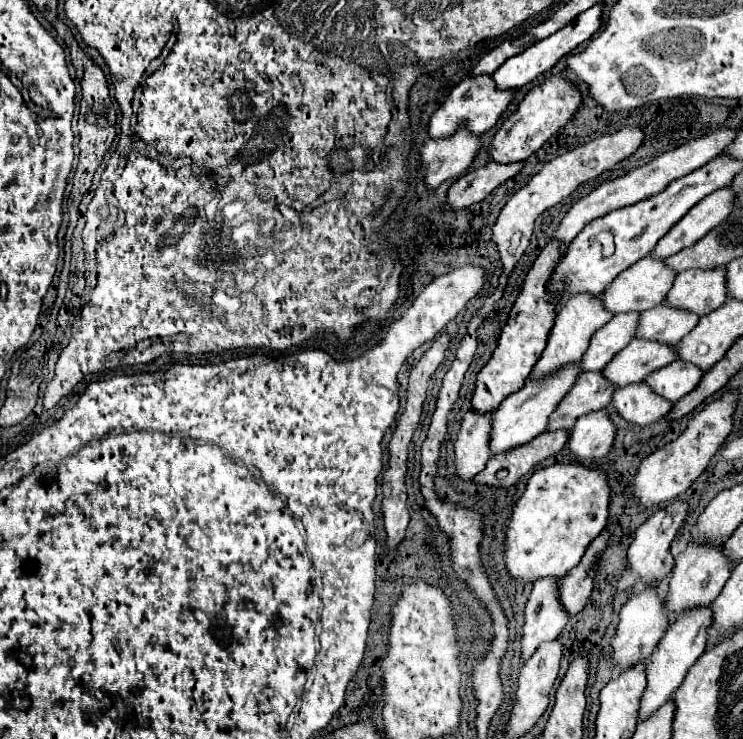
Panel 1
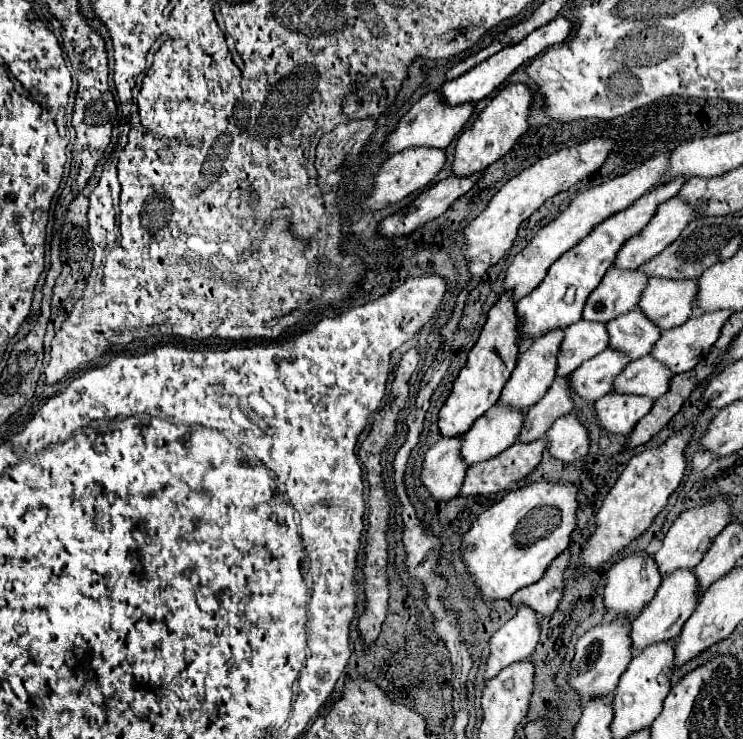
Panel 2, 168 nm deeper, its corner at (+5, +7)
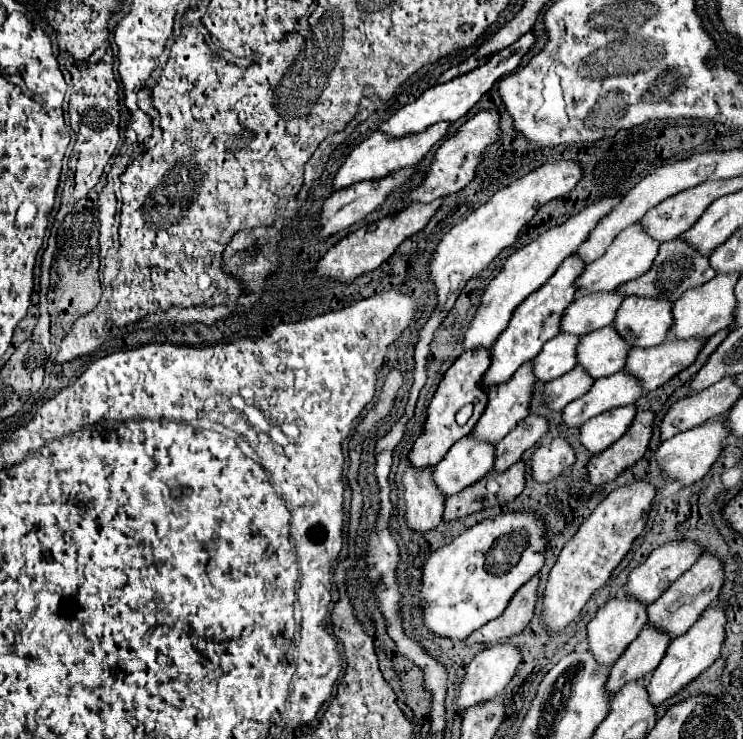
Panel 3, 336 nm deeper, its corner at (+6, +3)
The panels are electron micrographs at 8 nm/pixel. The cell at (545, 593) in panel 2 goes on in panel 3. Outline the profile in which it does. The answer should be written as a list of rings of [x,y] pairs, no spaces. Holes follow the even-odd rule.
[[[534,575],[526,585],[522,585],[522,589],[514,595],[514,599],[506,607],[506,611],[498,619],[492,619],[490,623],[486,623],[478,631],[474,631],[474,635],[470,635],[470,639],[468,639],[468,645],[482,643],[482,641],[492,645],[500,639],[508,639],[516,633],[520,633],[522,629],[526,629],[536,611],[538,581],[540,581],[538,575]]]

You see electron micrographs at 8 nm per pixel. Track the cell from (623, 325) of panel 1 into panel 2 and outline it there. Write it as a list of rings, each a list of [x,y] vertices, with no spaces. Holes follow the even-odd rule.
[[[581,319],[579,323],[567,327],[563,333],[565,337],[557,353],[557,377],[571,375],[571,371],[575,371],[583,361],[607,349],[607,329],[603,323]]]

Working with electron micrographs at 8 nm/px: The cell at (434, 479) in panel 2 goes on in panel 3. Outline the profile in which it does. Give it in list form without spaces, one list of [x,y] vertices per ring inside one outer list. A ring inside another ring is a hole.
[[[408,467],[404,477],[406,523],[414,531],[428,531],[442,521],[446,497],[434,483],[434,467]]]

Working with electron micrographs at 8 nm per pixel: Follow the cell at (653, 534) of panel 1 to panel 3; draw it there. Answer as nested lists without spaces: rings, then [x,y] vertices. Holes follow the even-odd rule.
[[[618,593],[610,597],[594,615],[594,619],[588,623],[588,649],[594,653],[594,657],[600,663],[612,665],[616,659],[624,653],[624,649],[636,639],[638,631],[648,621],[648,605],[640,603],[638,599],[630,599],[626,593]]]

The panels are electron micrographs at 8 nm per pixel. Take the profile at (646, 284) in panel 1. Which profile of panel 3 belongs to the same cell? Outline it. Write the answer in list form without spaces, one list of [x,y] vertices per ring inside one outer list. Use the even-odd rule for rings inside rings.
[[[598,291],[578,295],[562,317],[562,331],[572,335],[588,335],[594,329],[612,325],[624,295],[618,291]]]

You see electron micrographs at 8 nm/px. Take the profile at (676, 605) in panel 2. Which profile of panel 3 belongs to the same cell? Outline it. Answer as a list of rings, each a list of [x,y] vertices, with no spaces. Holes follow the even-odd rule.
[[[650,623],[642,627],[638,639],[626,647],[620,659],[612,665],[608,677],[608,691],[616,693],[630,679],[648,679],[652,671],[664,657],[664,651],[670,643],[670,635]]]

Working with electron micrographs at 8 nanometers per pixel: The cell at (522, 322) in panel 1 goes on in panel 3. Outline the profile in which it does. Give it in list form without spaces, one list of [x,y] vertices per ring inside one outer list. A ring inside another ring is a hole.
[[[478,347],[476,351],[472,351],[472,349],[464,351],[456,359],[456,363],[444,373],[444,379],[440,381],[438,391],[434,393],[434,399],[430,401],[430,407],[428,407],[428,419],[426,419],[426,425],[424,425],[424,433],[416,439],[416,443],[410,451],[410,461],[412,461],[414,467],[436,465],[438,461],[442,461],[446,451],[458,439],[462,439],[464,435],[468,435],[474,429],[474,425],[478,423],[478,417],[486,409],[486,401],[488,401],[488,391],[482,387],[482,375],[486,375],[486,367],[490,367],[490,349]],[[464,405],[472,405],[474,411],[464,425],[458,425],[456,413]]]

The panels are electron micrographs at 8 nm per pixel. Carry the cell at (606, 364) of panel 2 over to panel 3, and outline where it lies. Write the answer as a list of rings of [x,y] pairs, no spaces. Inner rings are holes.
[[[576,365],[570,373],[546,383],[544,393],[546,393],[546,403],[556,409],[562,411],[568,403],[572,403],[574,399],[586,395],[590,391],[590,387],[594,385],[592,375],[586,373],[584,367]]]

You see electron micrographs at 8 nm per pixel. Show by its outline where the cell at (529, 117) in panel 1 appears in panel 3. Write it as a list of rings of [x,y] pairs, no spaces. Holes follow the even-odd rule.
[[[488,109],[488,111],[478,111],[472,119],[468,119],[456,135],[452,135],[450,139],[446,139],[440,149],[434,155],[434,161],[430,165],[430,171],[424,179],[424,183],[420,187],[414,189],[414,193],[410,193],[410,201],[424,201],[430,203],[434,199],[446,197],[450,193],[462,191],[476,175],[478,165],[482,163],[482,155],[484,151],[494,145],[500,139],[500,113],[496,109]]]

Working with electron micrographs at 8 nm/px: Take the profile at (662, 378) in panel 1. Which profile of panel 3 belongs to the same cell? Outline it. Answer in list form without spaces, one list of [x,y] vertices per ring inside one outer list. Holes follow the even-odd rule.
[[[618,371],[610,377],[598,379],[588,395],[566,405],[562,411],[564,423],[568,427],[580,427],[588,419],[604,411],[636,403],[642,395],[644,395],[642,383],[638,383],[634,375],[626,375],[626,371]]]

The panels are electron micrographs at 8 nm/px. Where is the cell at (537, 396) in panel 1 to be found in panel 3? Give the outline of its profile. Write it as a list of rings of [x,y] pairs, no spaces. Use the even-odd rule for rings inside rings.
[[[466,435],[456,441],[444,455],[444,459],[434,467],[434,481],[438,483],[440,491],[450,497],[490,473],[494,461],[494,443],[486,443],[484,439],[476,439],[474,435]]]

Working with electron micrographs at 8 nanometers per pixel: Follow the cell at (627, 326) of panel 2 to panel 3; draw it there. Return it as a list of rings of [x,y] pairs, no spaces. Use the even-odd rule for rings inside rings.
[[[614,325],[602,327],[598,331],[592,331],[590,335],[584,335],[578,345],[578,363],[586,367],[586,371],[594,377],[606,377],[616,371],[622,371],[626,365],[626,359],[630,355],[632,343],[626,341],[618,331],[614,331]]]

